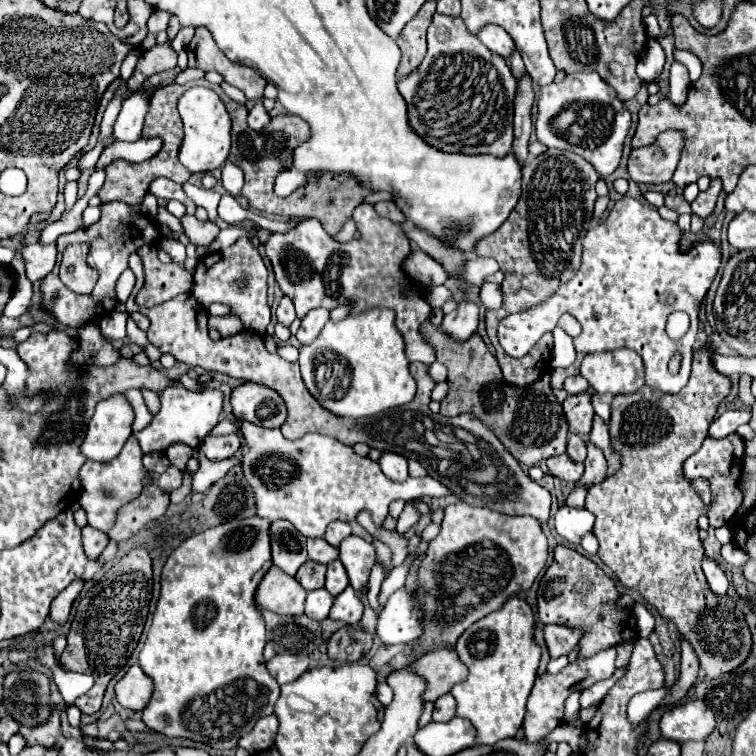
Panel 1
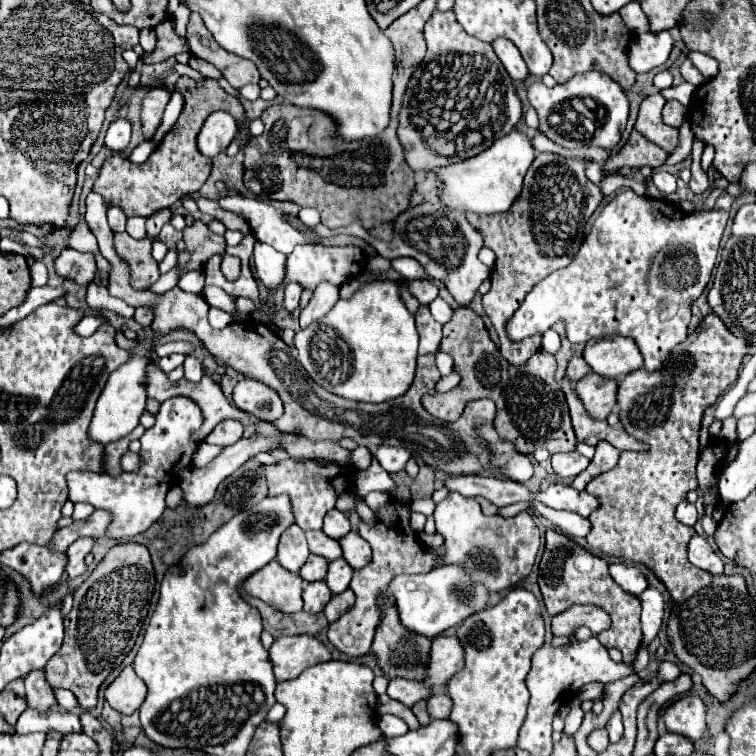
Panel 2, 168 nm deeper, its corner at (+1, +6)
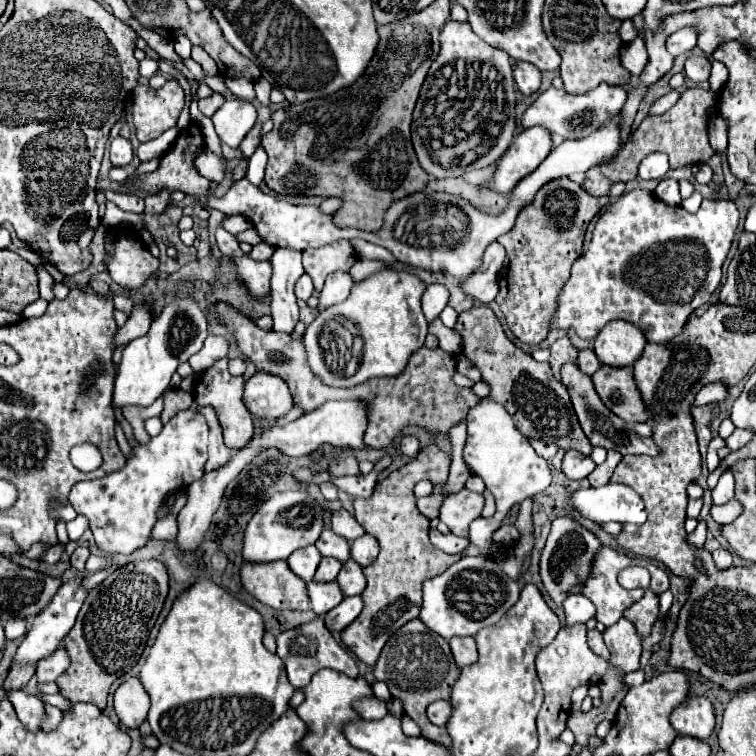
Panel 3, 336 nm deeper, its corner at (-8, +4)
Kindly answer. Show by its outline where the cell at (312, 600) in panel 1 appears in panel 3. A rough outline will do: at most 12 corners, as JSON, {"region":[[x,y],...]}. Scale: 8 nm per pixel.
{"region":[[310,581],[312,611],[324,615],[344,599],[336,581]]}

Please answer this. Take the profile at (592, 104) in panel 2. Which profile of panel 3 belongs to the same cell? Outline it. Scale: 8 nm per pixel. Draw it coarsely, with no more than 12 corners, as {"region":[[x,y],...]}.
{"region":[[600,83],[584,95],[550,87],[522,115],[566,139],[590,135],[626,103]]}

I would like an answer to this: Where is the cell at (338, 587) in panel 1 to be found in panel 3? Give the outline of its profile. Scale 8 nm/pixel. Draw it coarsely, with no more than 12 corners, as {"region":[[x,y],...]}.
{"region":[[348,559],[338,585],[344,595],[360,595],[366,587],[362,567]]}

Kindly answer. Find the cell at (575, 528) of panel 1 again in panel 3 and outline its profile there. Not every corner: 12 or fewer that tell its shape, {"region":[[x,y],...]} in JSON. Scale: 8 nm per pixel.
{"region":[[622,483],[580,489],[572,505],[596,523],[642,525],[641,497]]}

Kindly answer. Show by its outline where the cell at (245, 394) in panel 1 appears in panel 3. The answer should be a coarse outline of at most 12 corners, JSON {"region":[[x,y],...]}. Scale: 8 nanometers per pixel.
{"region":[[264,371],[246,381],[254,417],[284,417],[294,407],[286,381]]}

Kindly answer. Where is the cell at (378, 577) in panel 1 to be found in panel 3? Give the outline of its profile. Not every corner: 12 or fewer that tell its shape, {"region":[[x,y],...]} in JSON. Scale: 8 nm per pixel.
{"region":[[420,619],[384,645],[384,681],[422,737],[450,749],[426,707],[450,699],[460,669],[448,641]]}

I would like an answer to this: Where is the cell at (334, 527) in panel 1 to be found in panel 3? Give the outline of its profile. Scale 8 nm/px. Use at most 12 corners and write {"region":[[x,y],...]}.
{"region":[[346,509],[332,511],[330,529],[354,541],[364,535]]}

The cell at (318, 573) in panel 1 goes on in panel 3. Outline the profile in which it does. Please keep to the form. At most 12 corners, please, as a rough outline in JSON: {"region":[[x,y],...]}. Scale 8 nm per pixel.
{"region":[[322,557],[316,581],[336,581],[342,563]]}

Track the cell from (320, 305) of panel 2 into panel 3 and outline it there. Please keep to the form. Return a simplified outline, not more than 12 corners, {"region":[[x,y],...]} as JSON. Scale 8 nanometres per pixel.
{"region":[[350,273],[328,275],[320,291],[318,311],[350,295]]}

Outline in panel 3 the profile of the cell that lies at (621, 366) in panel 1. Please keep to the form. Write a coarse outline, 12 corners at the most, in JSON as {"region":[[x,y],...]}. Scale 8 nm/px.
{"region":[[614,319],[594,343],[604,365],[632,365],[646,337],[628,321]]}

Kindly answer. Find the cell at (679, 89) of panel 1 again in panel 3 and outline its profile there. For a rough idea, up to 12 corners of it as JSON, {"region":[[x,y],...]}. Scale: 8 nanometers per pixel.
{"region":[[720,61],[712,63],[708,79],[714,93],[728,81],[728,69]]}

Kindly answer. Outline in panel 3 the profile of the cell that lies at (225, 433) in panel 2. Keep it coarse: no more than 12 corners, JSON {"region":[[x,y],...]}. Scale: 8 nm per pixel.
{"region":[[228,357],[194,379],[194,401],[212,407],[224,443],[242,449],[254,435],[244,377]]}

